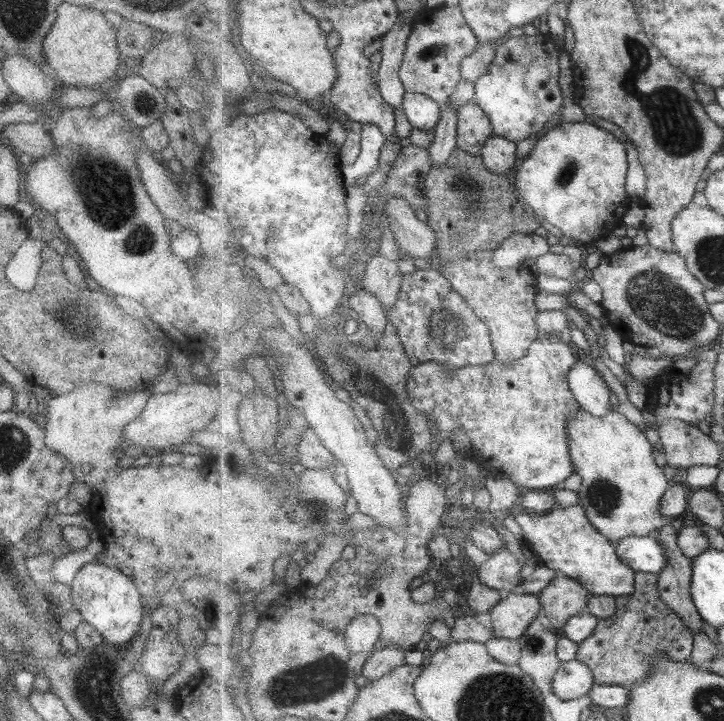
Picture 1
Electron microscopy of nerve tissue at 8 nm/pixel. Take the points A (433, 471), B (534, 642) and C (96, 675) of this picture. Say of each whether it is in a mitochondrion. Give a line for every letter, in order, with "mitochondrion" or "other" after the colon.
A: other
B: mitochondrion
C: mitochondrion

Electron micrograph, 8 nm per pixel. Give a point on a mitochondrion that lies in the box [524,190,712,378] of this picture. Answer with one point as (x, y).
(653, 295)

